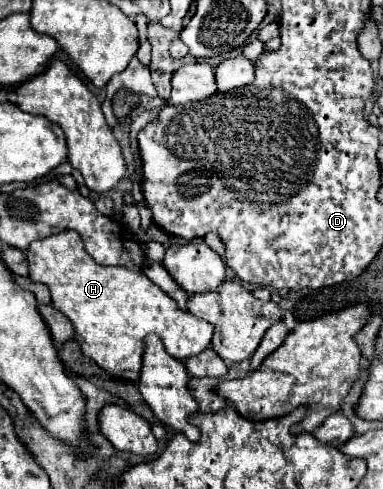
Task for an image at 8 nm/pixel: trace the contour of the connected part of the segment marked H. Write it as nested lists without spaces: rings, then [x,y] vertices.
[[[73,230],[31,242],[25,256],[29,278],[49,288],[51,306],[71,320],[81,352],[115,378],[137,382],[143,338],[147,334],[157,334],[167,354],[177,360],[187,360],[211,344],[213,326],[209,322],[181,310],[177,302],[145,274],[121,266],[107,268],[97,264],[85,252],[81,236]]]

